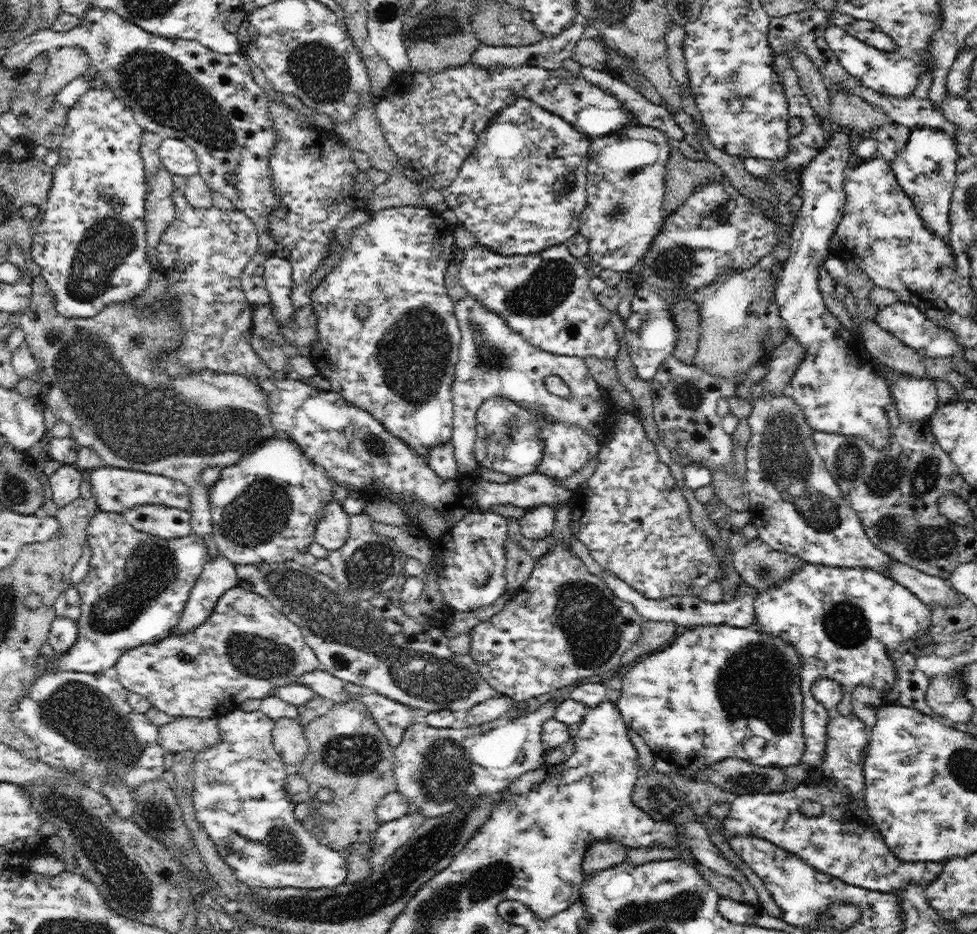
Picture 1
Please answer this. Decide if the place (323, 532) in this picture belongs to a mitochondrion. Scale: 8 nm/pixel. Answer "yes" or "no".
no

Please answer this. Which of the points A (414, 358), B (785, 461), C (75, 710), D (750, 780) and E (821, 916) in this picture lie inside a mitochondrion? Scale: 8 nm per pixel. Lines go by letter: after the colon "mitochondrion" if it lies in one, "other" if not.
A: mitochondrion
B: mitochondrion
C: mitochondrion
D: mitochondrion
E: other

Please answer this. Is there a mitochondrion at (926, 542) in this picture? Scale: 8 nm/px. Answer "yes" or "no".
yes

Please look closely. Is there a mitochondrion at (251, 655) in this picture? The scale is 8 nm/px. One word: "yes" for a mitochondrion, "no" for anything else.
yes

